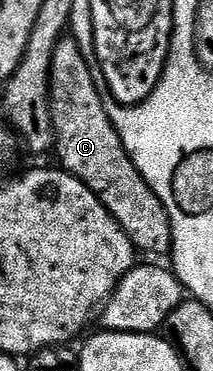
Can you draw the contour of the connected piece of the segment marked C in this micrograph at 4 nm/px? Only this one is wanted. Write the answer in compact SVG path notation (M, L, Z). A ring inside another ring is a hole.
M64 36L55 46L49 78L50 100L59 101L59 106L53 109L53 153L59 156L58 164L66 172L81 179L81 183L96 193L101 204L111 213L111 218L127 232L136 250L163 253L173 245L167 212L158 195L150 189L127 156L108 117L108 106L103 106L99 98L95 79L97 81L96 74L91 74L78 43Z

